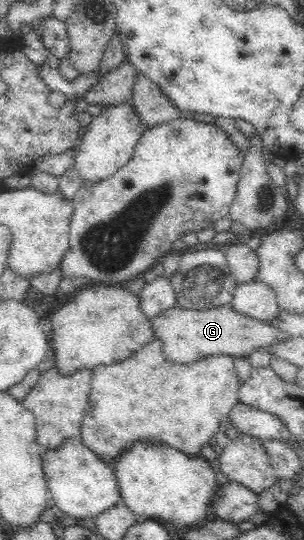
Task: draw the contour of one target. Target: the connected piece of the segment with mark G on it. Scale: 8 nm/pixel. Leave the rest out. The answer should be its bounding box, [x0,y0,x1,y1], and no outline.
[151,304,287,363]

